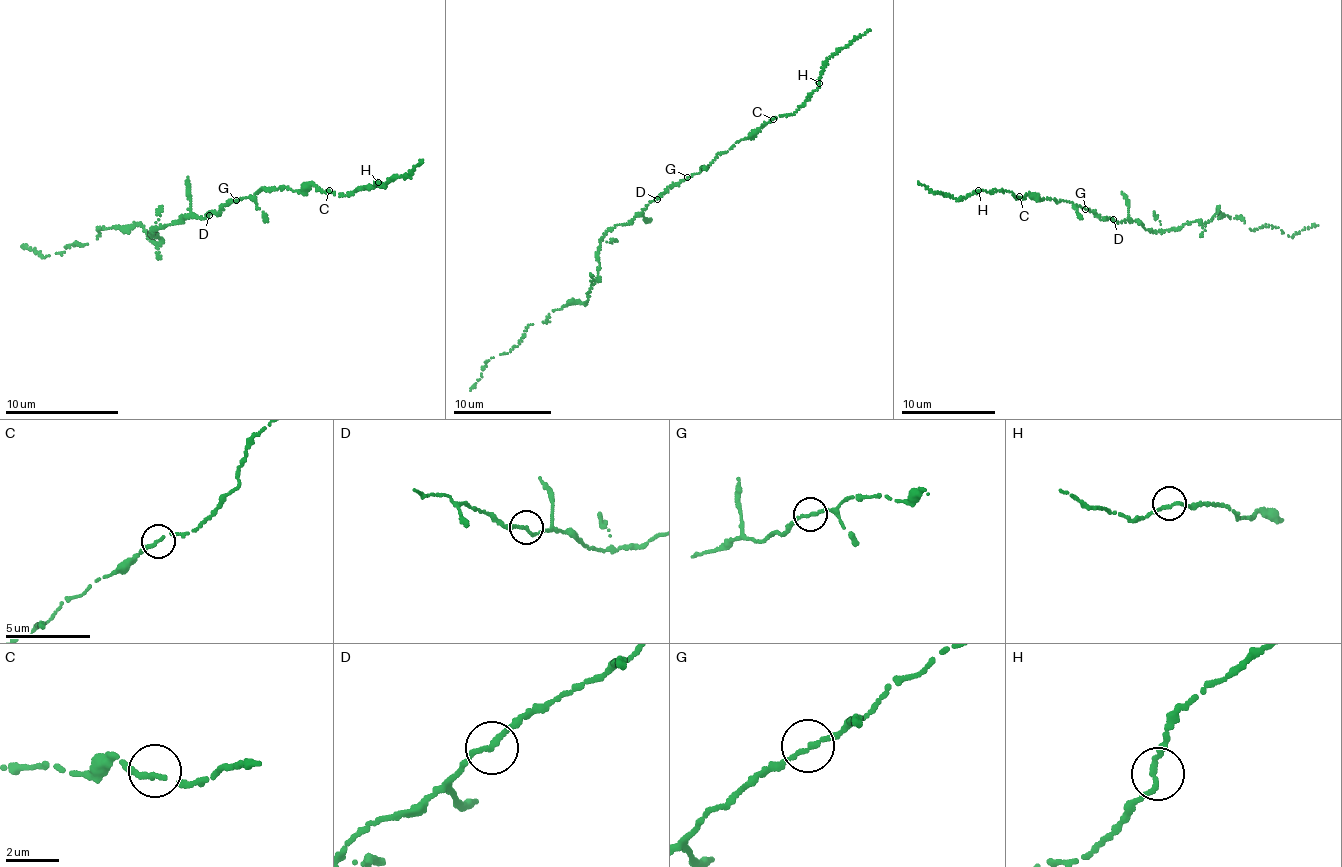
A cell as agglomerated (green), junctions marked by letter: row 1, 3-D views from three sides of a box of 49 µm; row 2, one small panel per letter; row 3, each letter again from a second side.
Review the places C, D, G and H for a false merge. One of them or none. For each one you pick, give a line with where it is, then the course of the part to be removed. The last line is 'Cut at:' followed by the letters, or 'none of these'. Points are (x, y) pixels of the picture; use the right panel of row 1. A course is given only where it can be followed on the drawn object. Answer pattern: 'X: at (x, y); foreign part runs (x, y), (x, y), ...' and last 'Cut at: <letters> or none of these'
Cut at: none of these

